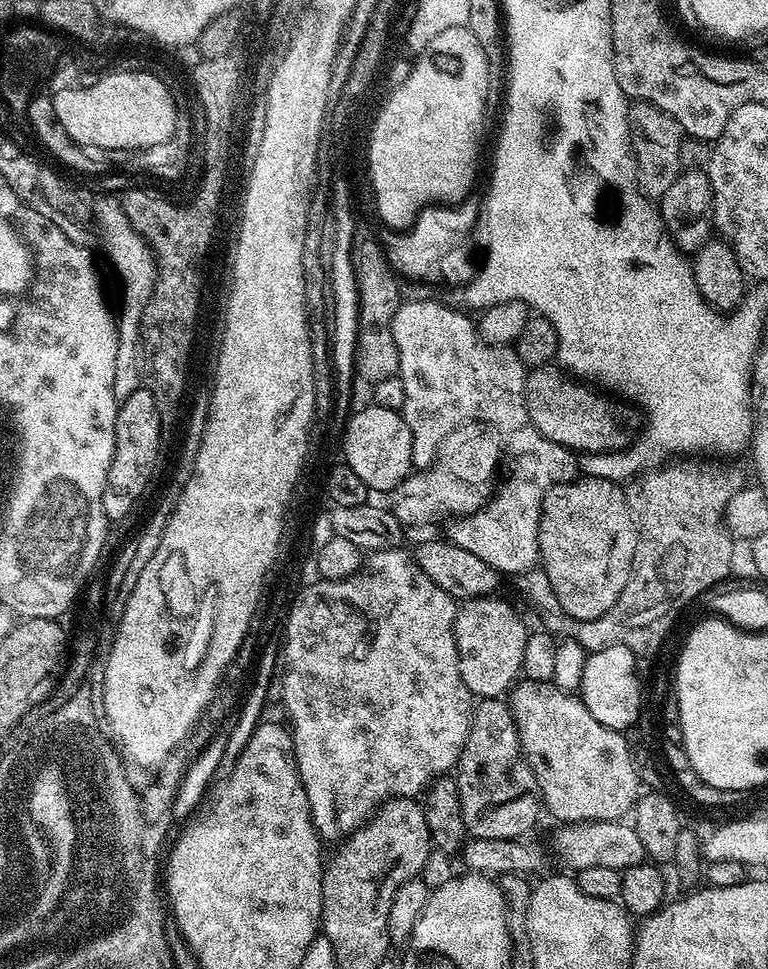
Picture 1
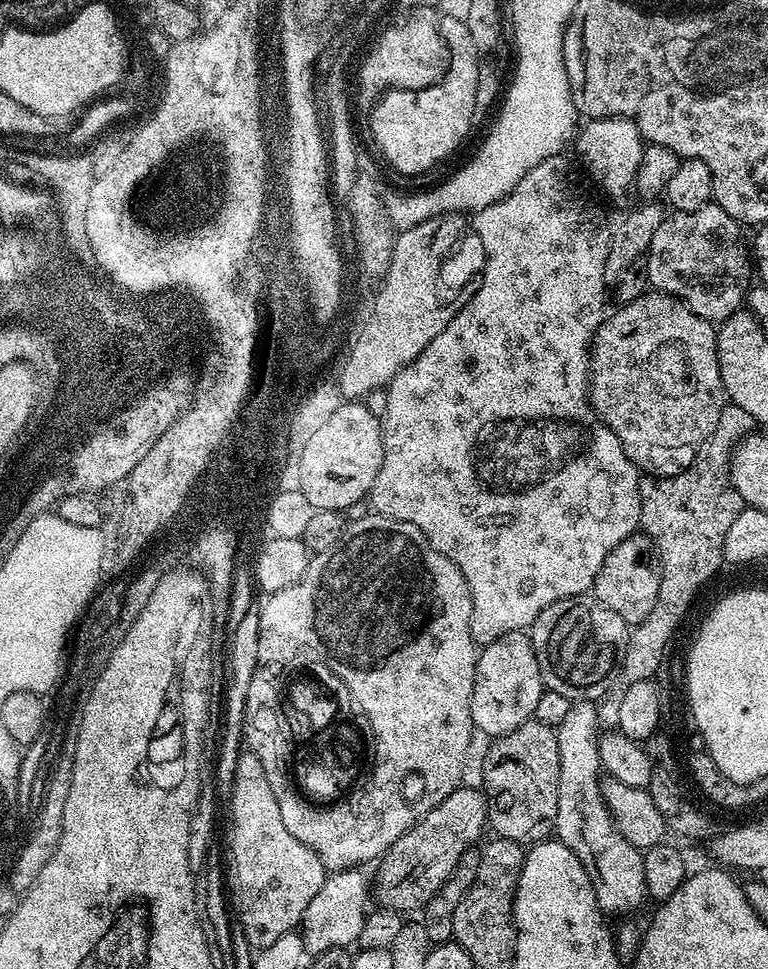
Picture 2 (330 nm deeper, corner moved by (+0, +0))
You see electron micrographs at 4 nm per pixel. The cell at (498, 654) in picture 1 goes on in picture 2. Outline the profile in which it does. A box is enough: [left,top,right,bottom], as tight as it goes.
[470,631,546,738]

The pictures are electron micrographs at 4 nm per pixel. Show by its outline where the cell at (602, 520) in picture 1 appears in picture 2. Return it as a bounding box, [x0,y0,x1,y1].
[594,534,660,626]

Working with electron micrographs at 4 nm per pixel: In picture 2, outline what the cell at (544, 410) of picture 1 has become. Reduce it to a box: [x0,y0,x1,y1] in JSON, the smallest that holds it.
[588,290,726,478]

